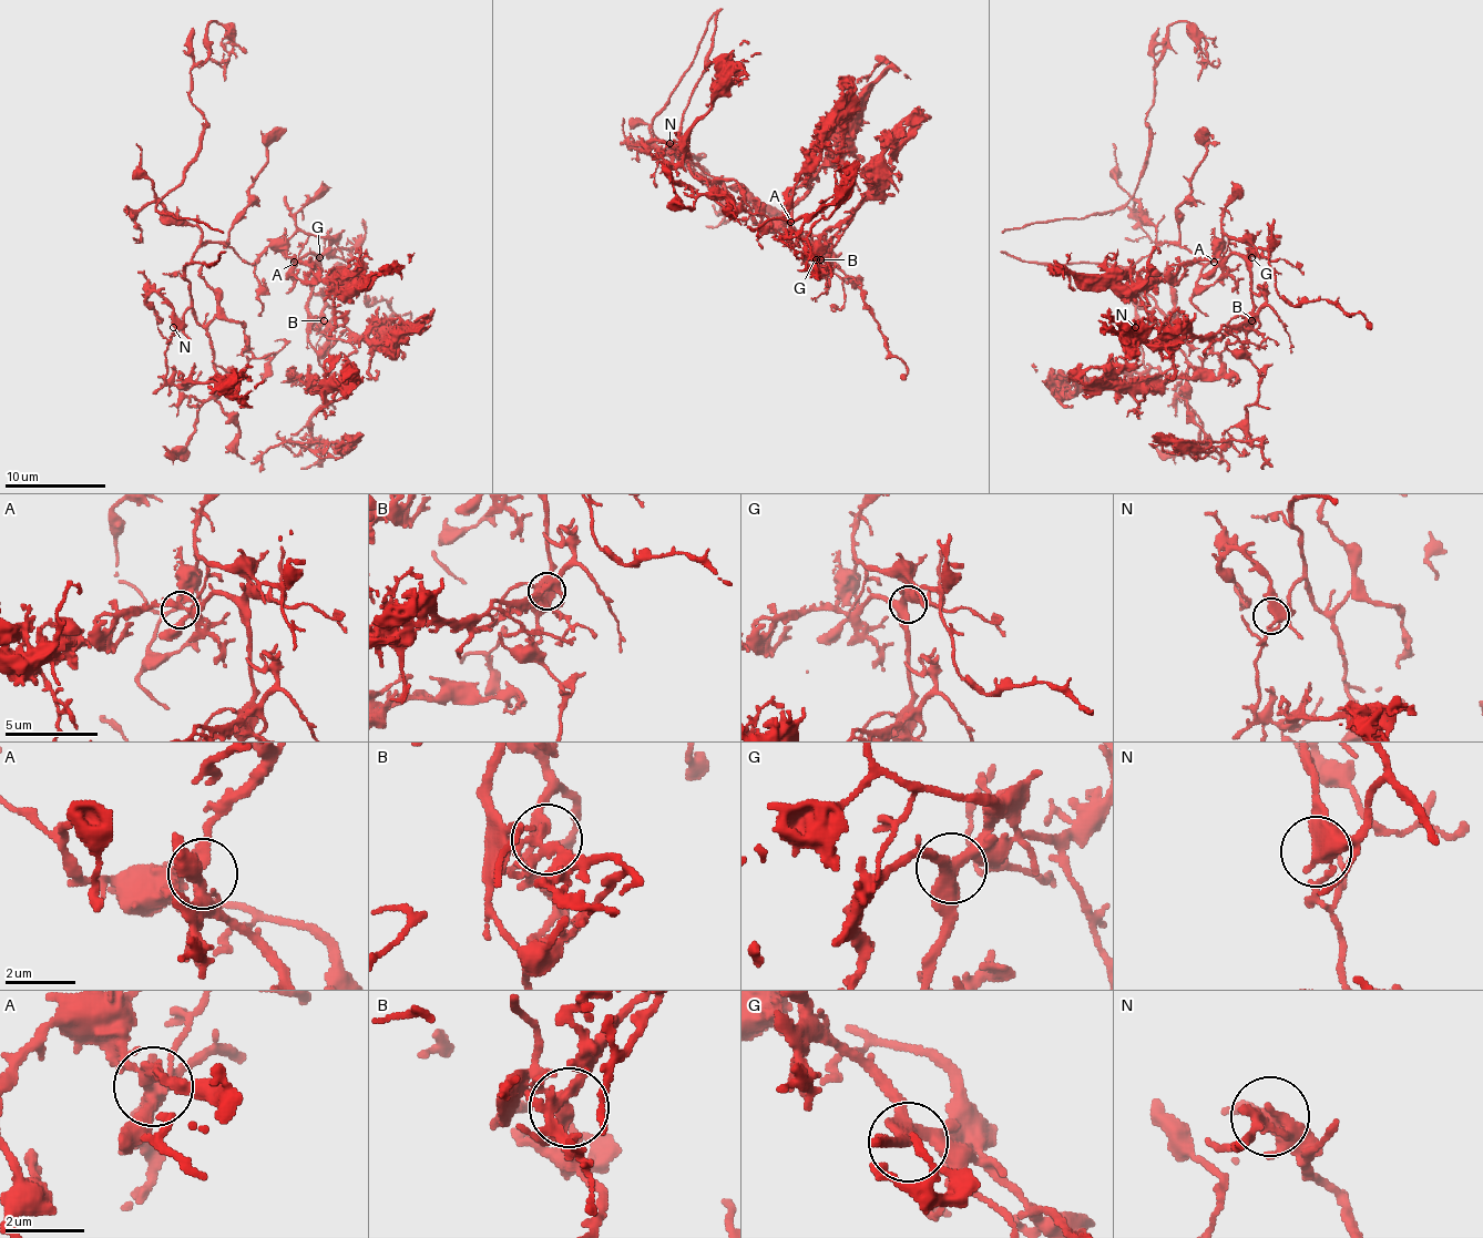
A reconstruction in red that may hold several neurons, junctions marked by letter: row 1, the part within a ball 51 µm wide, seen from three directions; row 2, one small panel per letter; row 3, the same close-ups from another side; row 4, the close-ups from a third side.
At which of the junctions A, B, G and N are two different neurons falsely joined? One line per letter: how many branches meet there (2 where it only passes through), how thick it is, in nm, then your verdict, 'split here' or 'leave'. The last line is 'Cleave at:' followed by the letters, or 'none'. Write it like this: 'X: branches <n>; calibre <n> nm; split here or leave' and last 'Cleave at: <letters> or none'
A: branches 4; calibre 240 nm; leave
B: branches 4; calibre 280 nm; leave
G: branches 3; calibre 340 nm; leave
N: branches 4; calibre 400 nm; leave
Cleave at: none

